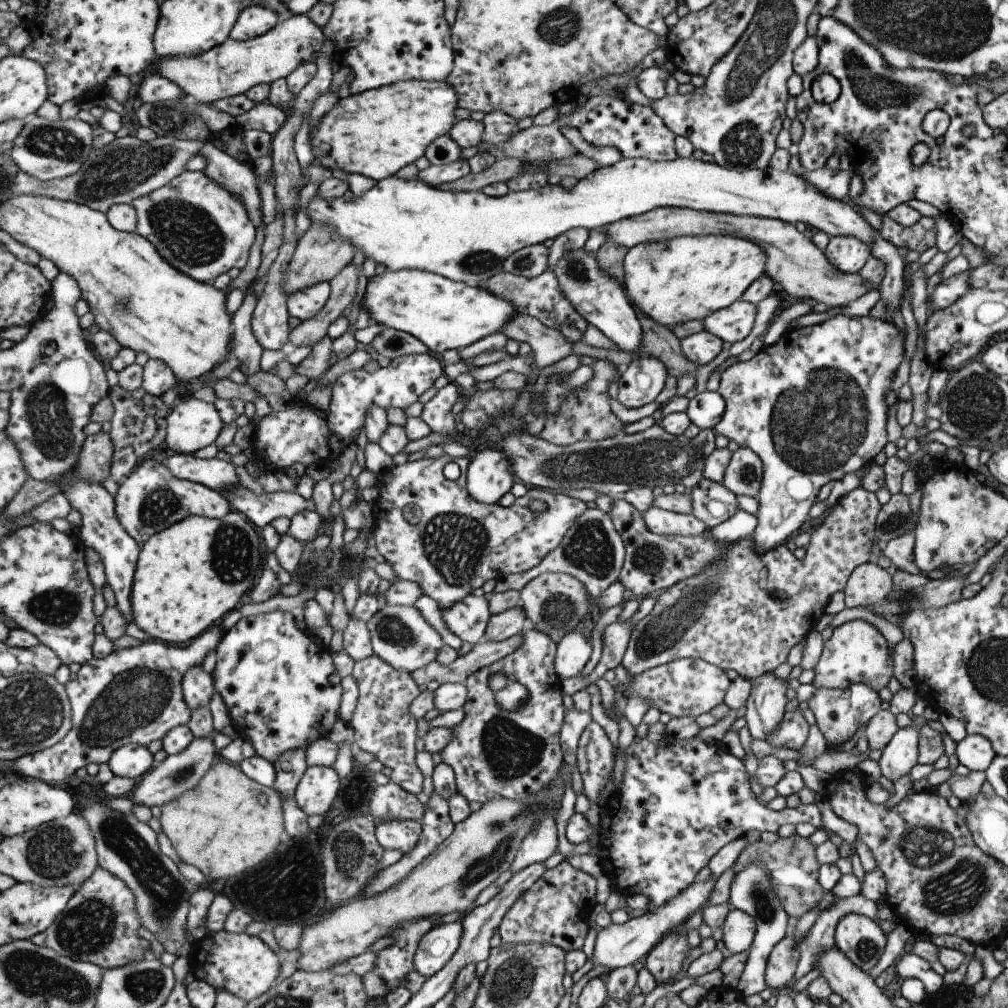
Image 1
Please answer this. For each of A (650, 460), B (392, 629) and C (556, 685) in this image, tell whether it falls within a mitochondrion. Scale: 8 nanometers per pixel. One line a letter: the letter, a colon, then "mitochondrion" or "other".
A: mitochondrion
B: mitochondrion
C: other

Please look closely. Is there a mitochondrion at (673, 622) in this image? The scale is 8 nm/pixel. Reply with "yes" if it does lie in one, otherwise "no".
yes

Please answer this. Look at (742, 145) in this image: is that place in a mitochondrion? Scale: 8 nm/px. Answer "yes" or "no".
yes

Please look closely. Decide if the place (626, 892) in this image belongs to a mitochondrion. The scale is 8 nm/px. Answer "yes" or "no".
no

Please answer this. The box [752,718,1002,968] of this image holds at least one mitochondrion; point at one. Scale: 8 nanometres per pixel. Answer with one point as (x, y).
(952, 884)

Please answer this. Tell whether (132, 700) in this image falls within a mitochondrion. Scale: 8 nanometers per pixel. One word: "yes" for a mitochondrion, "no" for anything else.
yes

